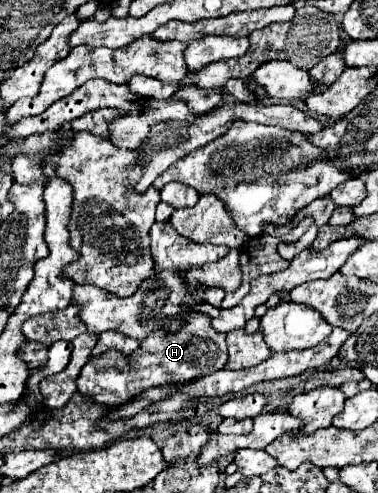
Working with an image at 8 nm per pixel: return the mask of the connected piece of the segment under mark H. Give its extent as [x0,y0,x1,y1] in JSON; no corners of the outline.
[76,312,228,406]

